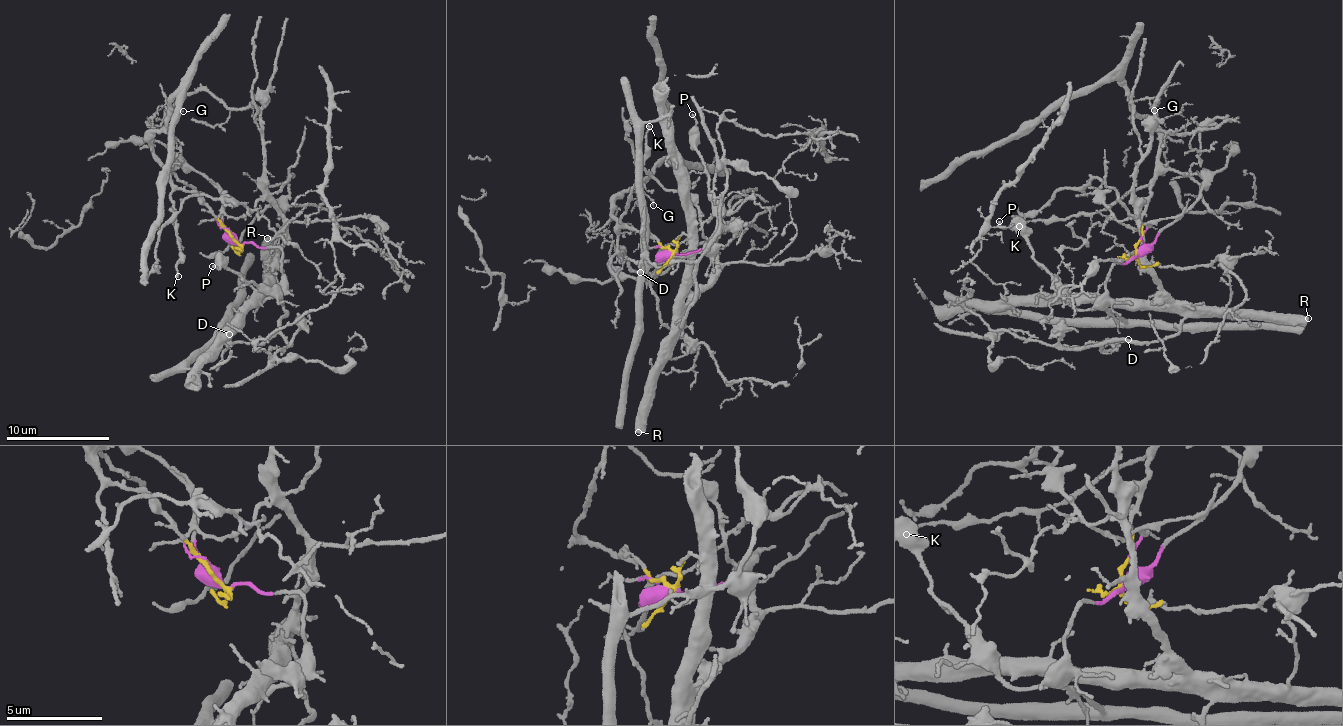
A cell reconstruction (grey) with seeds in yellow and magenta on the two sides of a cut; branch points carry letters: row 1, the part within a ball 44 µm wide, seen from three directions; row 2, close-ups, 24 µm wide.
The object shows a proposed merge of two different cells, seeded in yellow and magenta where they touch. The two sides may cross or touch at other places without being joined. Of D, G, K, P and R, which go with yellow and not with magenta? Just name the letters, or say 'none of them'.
G, K

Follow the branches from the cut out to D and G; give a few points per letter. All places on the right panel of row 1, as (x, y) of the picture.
D: (1136, 255), (1114, 264), (1105, 308), (1178, 313), (1179, 330), (1159, 341), (1109, 339), (1101, 350), (1128, 339)
G: (1134, 255), (1153, 186), (1161, 143), (1154, 122), (1133, 110), (1133, 103), (1146, 98), (1155, 109)

